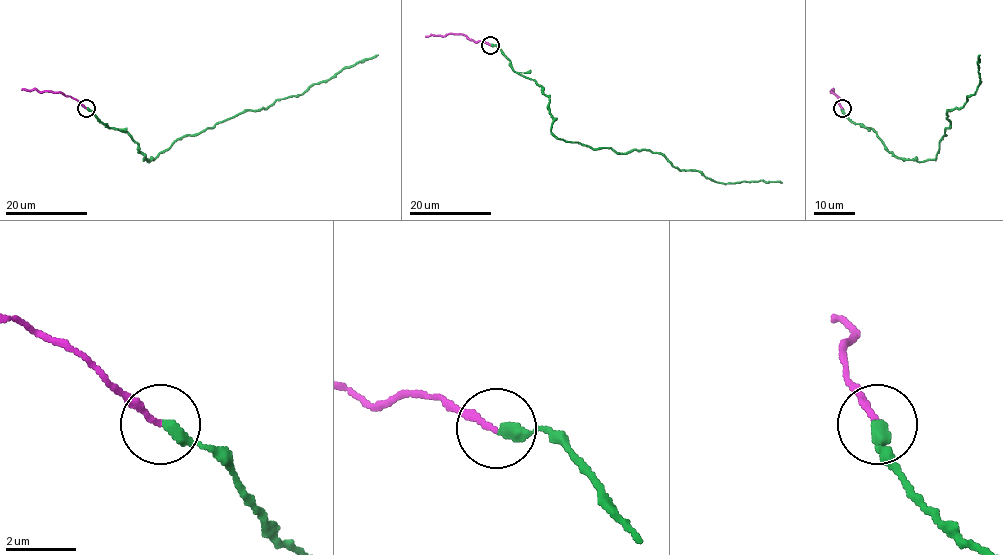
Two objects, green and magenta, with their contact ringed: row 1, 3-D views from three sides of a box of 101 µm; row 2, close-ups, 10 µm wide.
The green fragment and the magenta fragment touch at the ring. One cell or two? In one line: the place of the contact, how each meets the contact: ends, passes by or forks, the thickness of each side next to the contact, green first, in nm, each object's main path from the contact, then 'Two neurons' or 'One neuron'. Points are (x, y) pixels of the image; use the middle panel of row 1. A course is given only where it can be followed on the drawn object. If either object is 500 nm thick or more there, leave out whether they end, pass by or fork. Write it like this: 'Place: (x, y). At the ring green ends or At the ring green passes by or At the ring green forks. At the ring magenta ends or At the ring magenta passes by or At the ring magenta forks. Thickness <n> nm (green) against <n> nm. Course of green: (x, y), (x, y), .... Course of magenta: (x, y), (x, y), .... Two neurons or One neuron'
Place: (490, 45). At the ring green ends. At the ring magenta ends. Thickness 360 nm (green) against 180 nm. Course of green: (491, 44), (542, 87), (557, 137), (623, 154), (650, 150), (681, 170), (724, 183), (781, 182). Course of magenta: (490, 44), (462, 34), (425, 36). One neuron

